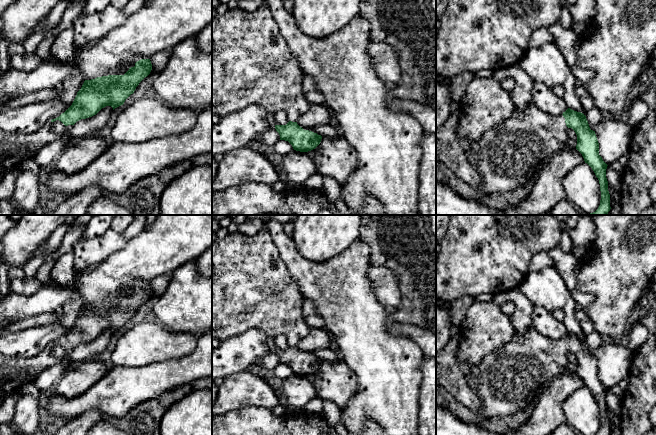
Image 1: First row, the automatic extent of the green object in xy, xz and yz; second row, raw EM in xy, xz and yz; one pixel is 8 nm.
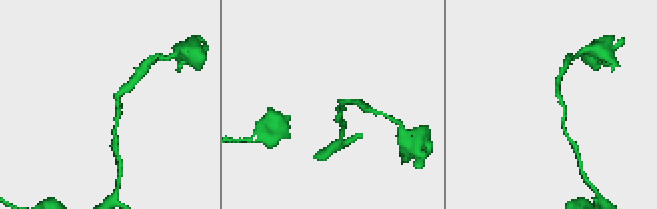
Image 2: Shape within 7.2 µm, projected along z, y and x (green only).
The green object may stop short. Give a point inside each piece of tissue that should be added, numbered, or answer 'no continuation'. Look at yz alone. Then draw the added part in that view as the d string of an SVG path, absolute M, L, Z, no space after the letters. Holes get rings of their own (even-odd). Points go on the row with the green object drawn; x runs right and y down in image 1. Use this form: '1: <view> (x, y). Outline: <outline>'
1: yz (509, 155). Outline: M534 102L523 111L516 108L511 118L486 131L466 152L469 162L481 176L478 192L481 196L496 196L531 182L535 175L539 176L546 162L565 147L567 139L567 126L563 115L550 116L542 112Z

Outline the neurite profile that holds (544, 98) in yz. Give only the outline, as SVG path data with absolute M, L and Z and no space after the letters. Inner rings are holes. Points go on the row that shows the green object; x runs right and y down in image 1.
M534 82L532 102L550 116L562 115L569 108L563 97L558 97L552 89L540 82Z

